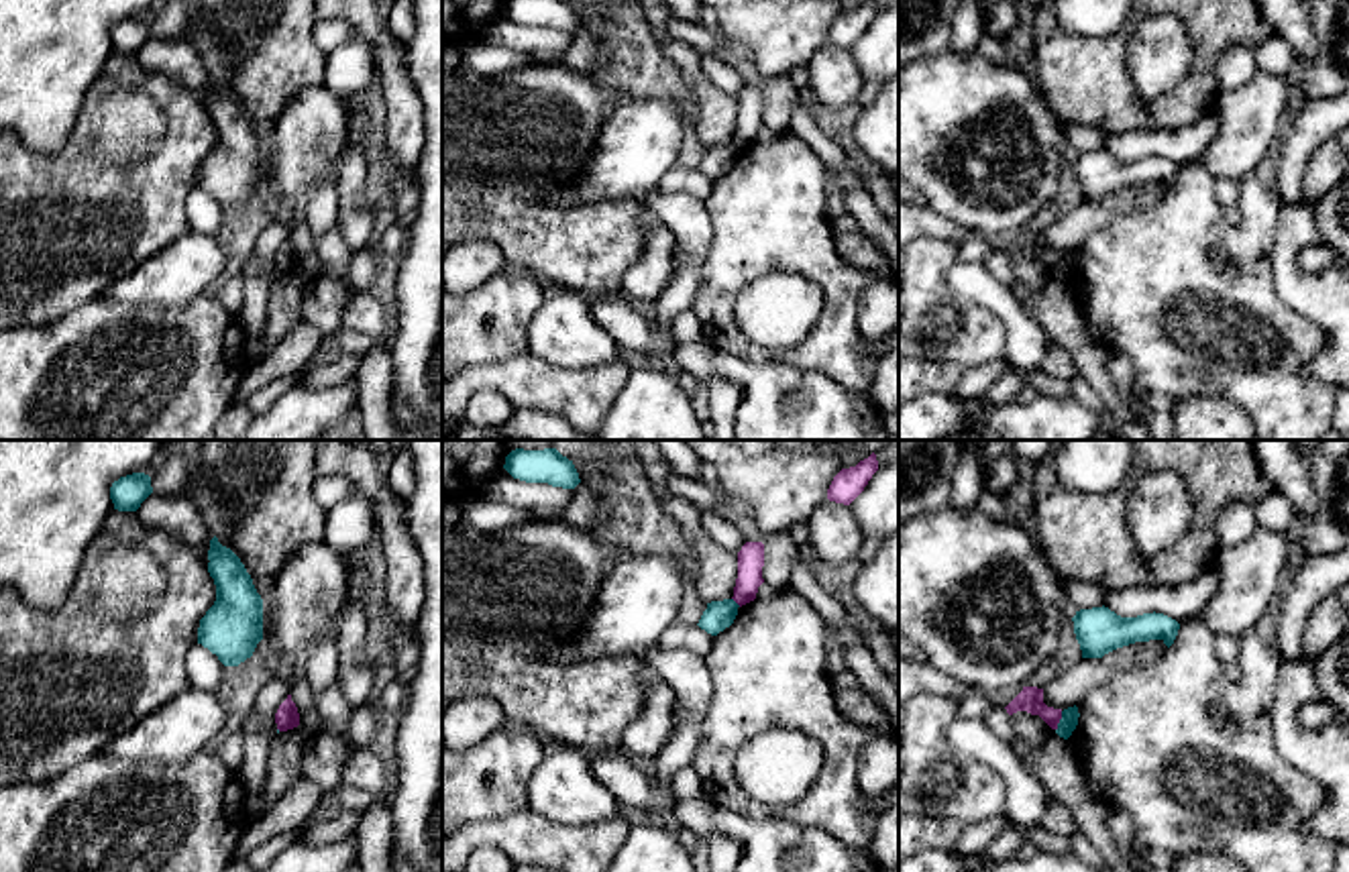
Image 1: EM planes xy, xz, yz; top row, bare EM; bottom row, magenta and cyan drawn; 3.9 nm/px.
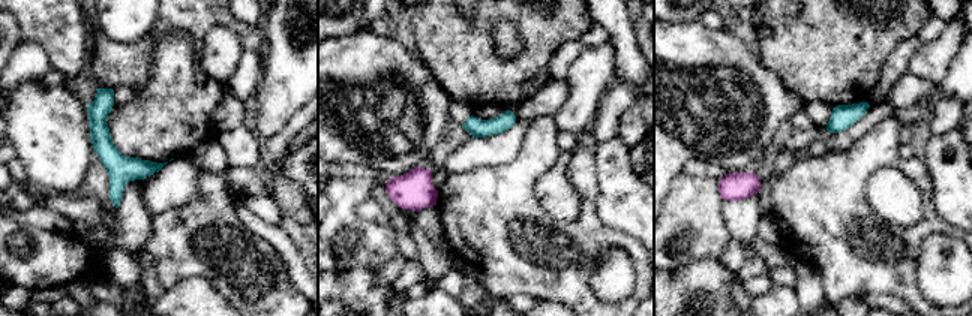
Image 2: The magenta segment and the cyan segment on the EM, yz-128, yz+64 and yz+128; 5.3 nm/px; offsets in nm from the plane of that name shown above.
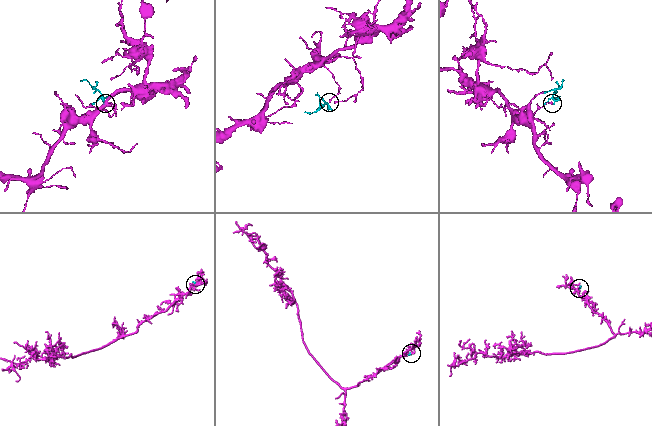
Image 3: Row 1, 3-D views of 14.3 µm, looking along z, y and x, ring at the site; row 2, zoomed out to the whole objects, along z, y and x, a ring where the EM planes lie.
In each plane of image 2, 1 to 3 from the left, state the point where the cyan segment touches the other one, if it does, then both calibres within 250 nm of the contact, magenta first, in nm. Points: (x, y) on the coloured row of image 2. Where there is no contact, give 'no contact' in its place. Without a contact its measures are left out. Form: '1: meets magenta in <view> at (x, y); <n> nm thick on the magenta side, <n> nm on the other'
1: no contact
2: no contact
3: no contact

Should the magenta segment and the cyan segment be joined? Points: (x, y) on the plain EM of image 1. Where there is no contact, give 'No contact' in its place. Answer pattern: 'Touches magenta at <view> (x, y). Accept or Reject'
Touches magenta at yz (1058, 265). Reject

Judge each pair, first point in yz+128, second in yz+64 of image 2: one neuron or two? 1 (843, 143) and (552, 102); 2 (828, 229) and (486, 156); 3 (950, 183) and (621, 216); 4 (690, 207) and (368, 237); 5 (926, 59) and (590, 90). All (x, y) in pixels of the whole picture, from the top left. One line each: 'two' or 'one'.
1: two
2: two
3: one
4: one
5: one

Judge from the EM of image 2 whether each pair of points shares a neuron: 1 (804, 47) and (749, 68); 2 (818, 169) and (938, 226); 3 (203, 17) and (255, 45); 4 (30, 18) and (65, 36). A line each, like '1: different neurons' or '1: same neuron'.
1: different neurons
2: same neuron
3: same neuron
4: same neuron

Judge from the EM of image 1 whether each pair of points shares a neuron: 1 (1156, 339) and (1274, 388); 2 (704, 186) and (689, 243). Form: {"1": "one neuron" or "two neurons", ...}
{"1": "one neuron", "2": "two neurons"}

